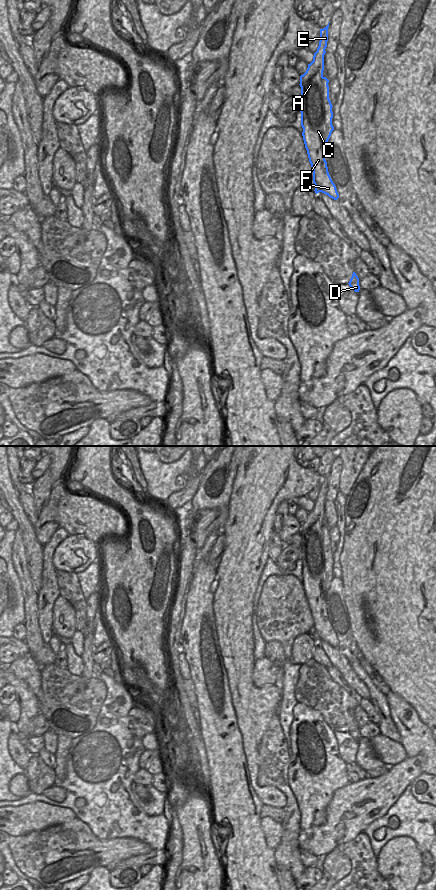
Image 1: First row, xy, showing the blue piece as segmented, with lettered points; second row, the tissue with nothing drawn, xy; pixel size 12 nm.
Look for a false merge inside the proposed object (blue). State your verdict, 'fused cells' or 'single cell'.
fused cells

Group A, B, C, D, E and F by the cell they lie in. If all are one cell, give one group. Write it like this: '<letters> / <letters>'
A B C E F / D

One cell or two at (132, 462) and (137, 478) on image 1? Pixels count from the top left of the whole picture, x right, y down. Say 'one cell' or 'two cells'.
one cell

